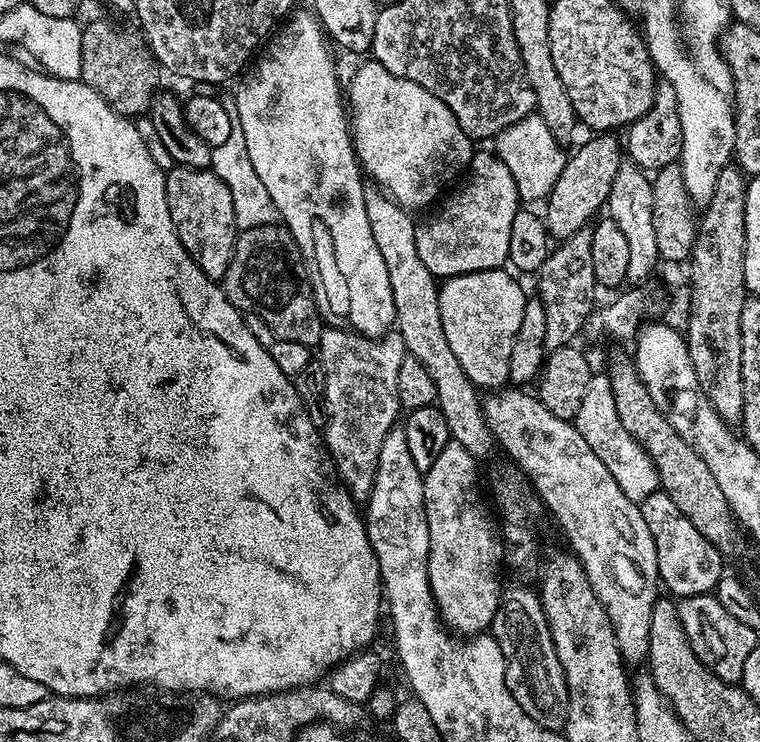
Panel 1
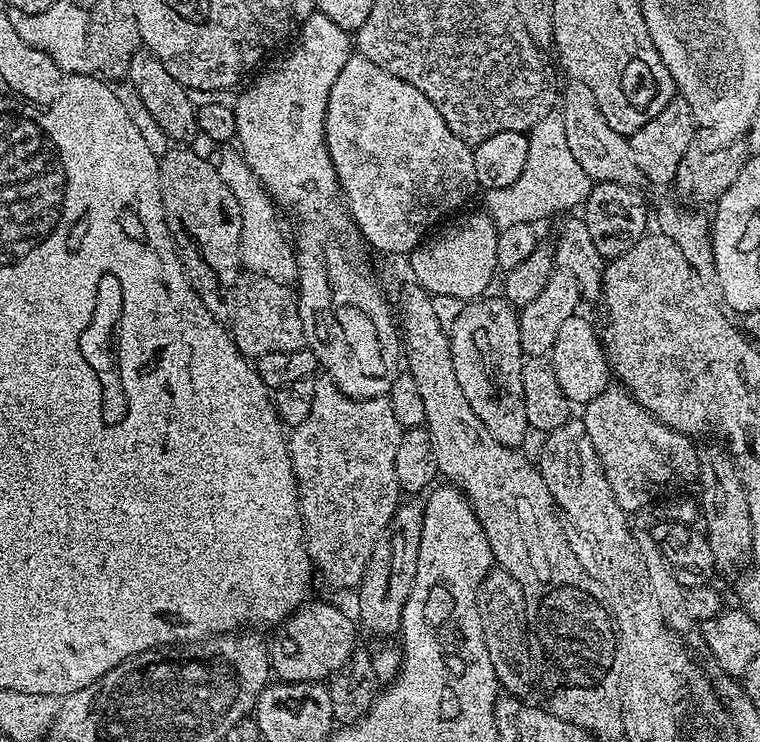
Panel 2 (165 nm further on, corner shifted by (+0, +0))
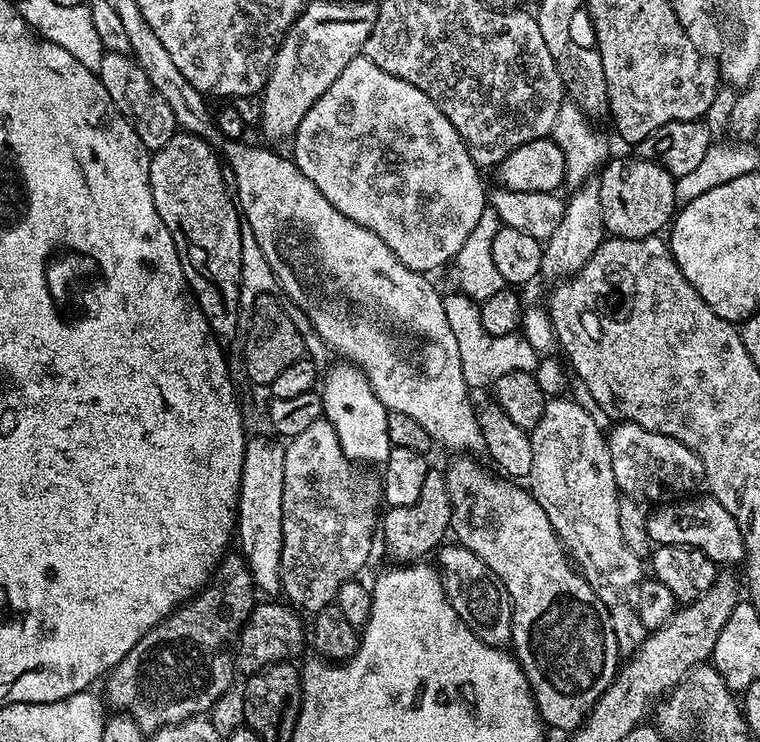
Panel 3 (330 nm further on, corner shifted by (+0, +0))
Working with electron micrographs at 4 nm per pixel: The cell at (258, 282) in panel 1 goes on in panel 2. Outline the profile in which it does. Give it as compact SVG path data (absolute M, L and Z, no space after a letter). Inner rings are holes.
M244 274L236 283L230 335L242 355L259 358L274 350L298 350L305 347L299 318L297 293L289 285L261 275Z

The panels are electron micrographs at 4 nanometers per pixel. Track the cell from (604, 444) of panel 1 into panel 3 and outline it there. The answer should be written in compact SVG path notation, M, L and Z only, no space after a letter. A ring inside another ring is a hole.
M620 422L615 425L617 428L607 433L608 449L610 450L610 462L614 466L614 482L623 495L629 496L639 502L654 500L653 502L676 502L687 497L687 492L696 492L699 488L705 487L704 467L698 458L682 442L670 438L666 434L658 434L646 430L637 424Z

